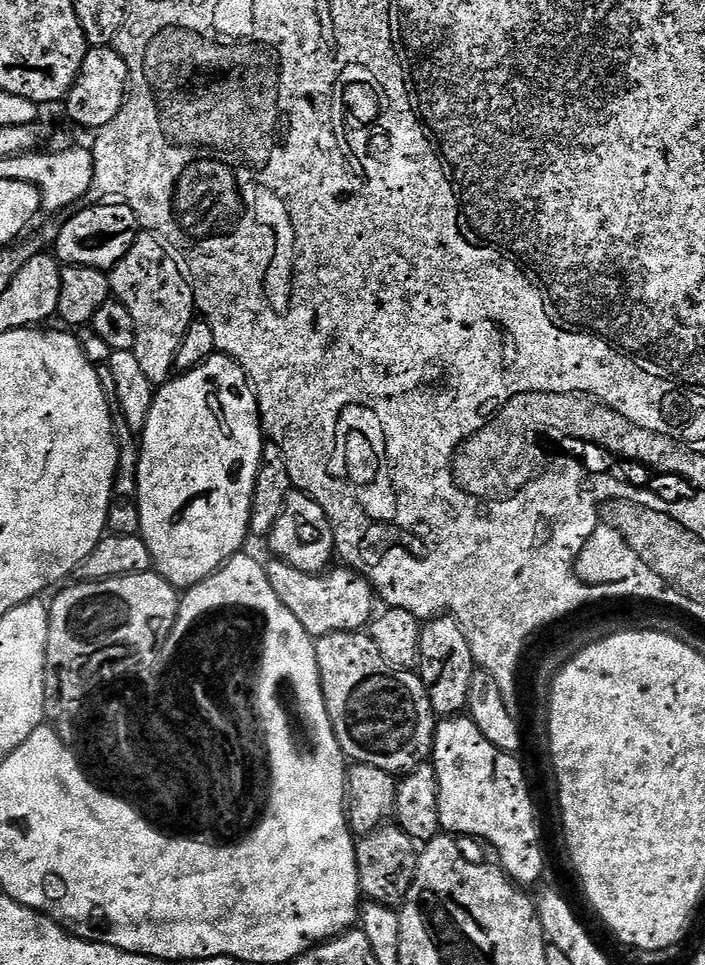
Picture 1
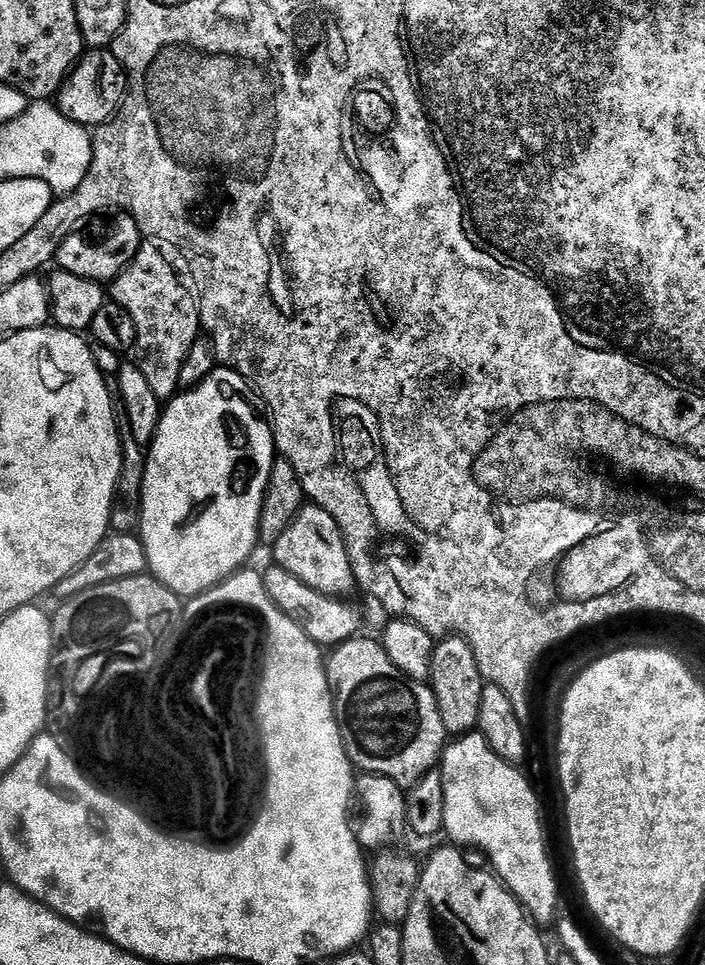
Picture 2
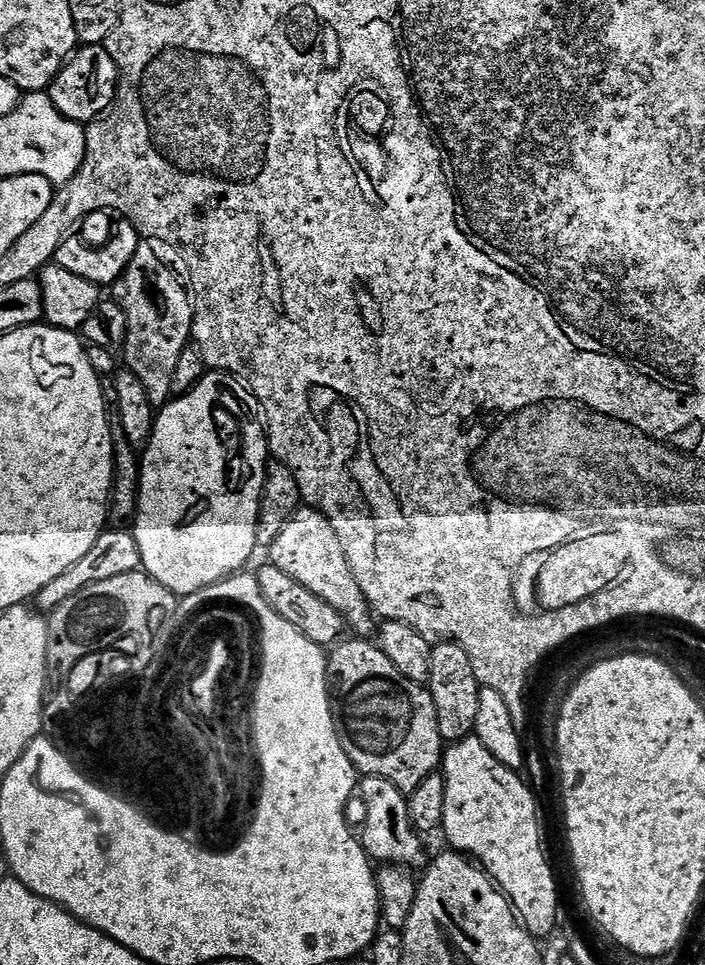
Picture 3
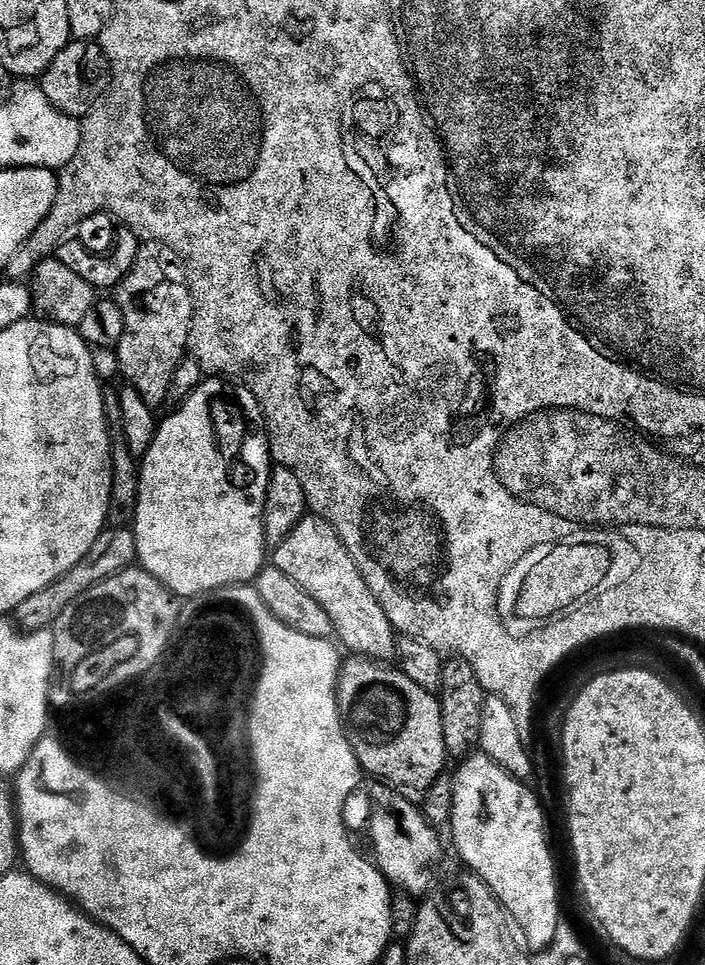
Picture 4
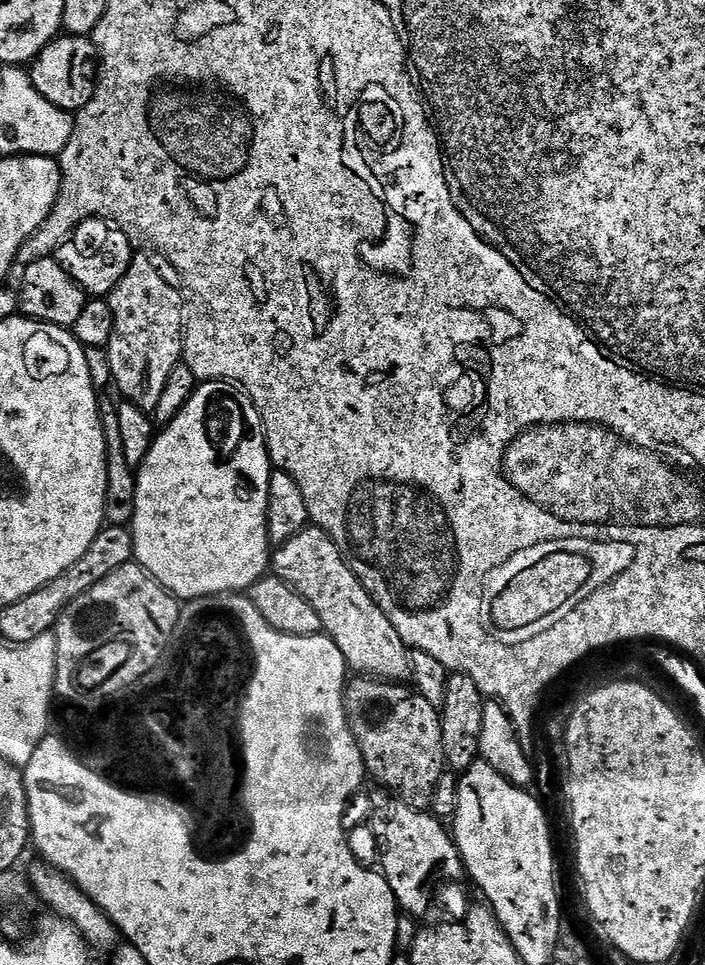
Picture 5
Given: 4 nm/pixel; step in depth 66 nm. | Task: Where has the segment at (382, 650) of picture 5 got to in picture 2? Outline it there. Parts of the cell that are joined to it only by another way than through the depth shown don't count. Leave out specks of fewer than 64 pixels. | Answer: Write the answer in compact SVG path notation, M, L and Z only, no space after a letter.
M305 503L293 517L292 523L283 534L271 545L270 552L276 555L275 563L285 568L294 578L306 582L319 592L325 592L328 596L348 594L356 584L356 575L352 572L352 563L348 557L348 548L344 543L344 535L340 533L338 522L326 514L316 504Z

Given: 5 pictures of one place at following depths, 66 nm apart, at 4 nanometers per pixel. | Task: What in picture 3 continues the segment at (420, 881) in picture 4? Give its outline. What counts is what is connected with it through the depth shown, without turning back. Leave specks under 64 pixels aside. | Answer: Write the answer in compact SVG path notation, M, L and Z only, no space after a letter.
M364 776L358 784L358 796L364 799L364 851L376 862L391 862L405 866L423 865L424 848L420 845L421 833L412 827L405 793L399 792L388 780L380 776Z

